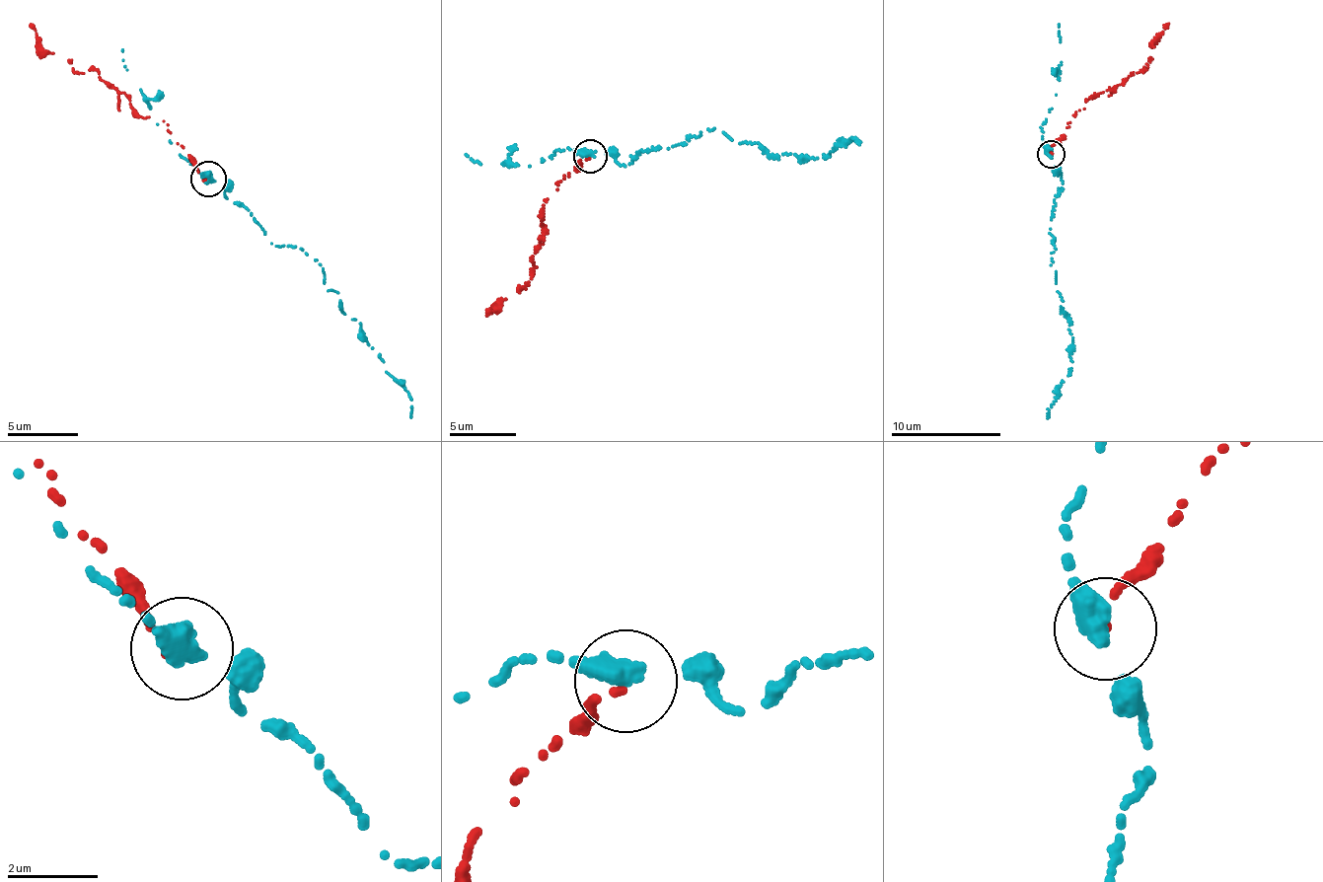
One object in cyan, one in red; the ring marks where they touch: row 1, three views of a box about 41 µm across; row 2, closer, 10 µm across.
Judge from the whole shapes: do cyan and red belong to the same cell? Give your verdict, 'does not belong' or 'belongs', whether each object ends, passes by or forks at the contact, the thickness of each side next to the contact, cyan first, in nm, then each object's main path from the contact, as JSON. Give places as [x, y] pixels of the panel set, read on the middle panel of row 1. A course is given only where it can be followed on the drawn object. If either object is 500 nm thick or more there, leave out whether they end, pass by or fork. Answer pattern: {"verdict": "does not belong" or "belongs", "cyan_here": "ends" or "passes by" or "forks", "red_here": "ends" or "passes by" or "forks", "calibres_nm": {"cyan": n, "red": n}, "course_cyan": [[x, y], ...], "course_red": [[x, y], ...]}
{"verdict": "does not belong", "calibres_nm": {"cyan": 550, "red": 130}, "course_cyan": [[589, 156], [611, 155], [624, 166], [641, 150], [714, 128], [803, 162], [855, 137], [859, 144]], "course_red": [[589, 159], [580, 160], [557, 183], [544, 205], [529, 285], [498, 302], [487, 316]]}

